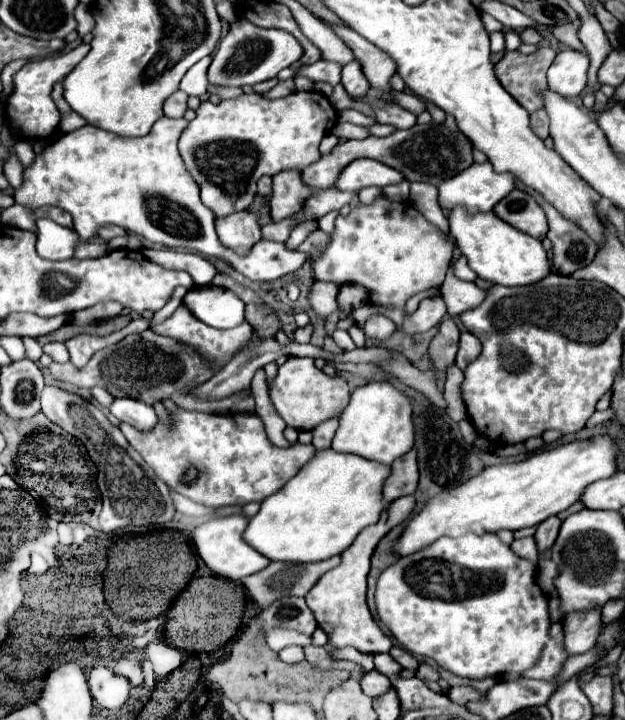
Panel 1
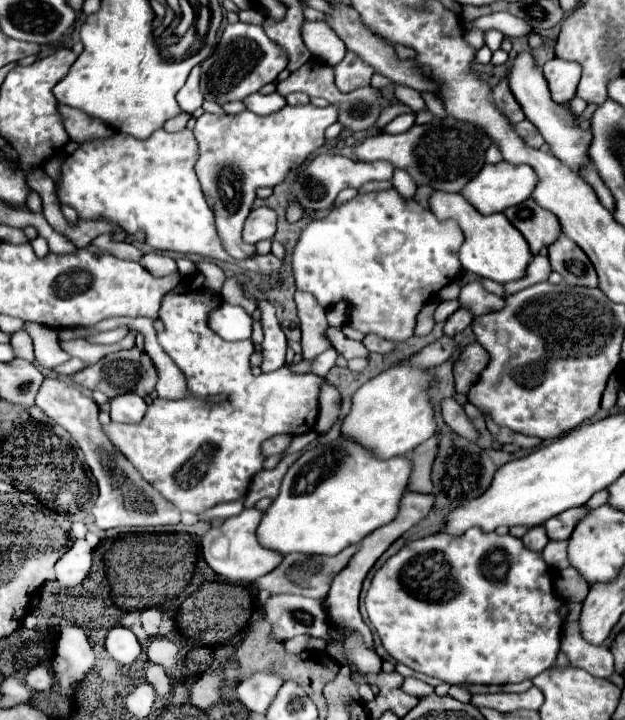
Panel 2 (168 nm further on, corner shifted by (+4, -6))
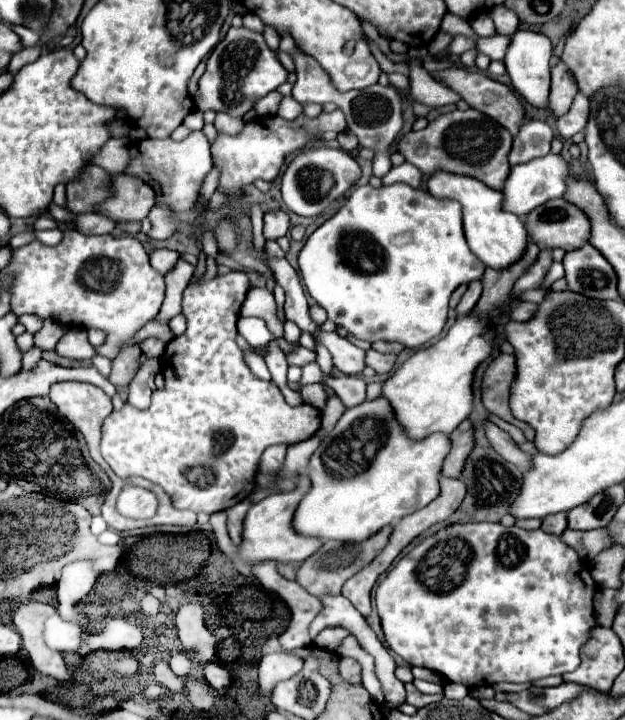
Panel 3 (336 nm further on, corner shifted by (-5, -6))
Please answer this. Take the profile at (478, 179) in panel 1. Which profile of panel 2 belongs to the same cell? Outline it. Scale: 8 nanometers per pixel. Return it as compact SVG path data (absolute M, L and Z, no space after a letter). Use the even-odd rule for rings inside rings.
M500 162L500 164L486 164L480 174L476 174L476 178L472 178L472 182L468 182L468 186L464 186L464 190L460 190L460 194L480 212L480 214L494 214L494 212L502 212L510 206L516 206L520 202L524 202L526 198L530 198L534 186L538 182L536 172L522 164L522 166L512 166L508 162Z

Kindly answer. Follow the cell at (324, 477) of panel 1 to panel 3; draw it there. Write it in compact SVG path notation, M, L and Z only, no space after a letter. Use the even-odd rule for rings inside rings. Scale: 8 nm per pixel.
M383 396L349 408L311 458L313 486L297 506L295 530L321 540L367 540L383 526L425 508L439 496L441 462L449 450L449 434L429 434L423 440L409 438Z

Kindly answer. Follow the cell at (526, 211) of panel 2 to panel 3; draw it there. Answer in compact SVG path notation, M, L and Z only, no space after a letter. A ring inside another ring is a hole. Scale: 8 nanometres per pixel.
M549 200L525 216L525 226L535 244L543 248L577 250L589 242L589 216L569 200Z

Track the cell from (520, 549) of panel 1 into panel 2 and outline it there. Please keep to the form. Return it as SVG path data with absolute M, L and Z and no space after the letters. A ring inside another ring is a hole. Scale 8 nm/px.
M534 526L534 528L530 528L530 530L524 534L522 542L524 542L524 546L528 546L530 550L542 552L544 546L548 544L548 536L546 536L544 526Z

